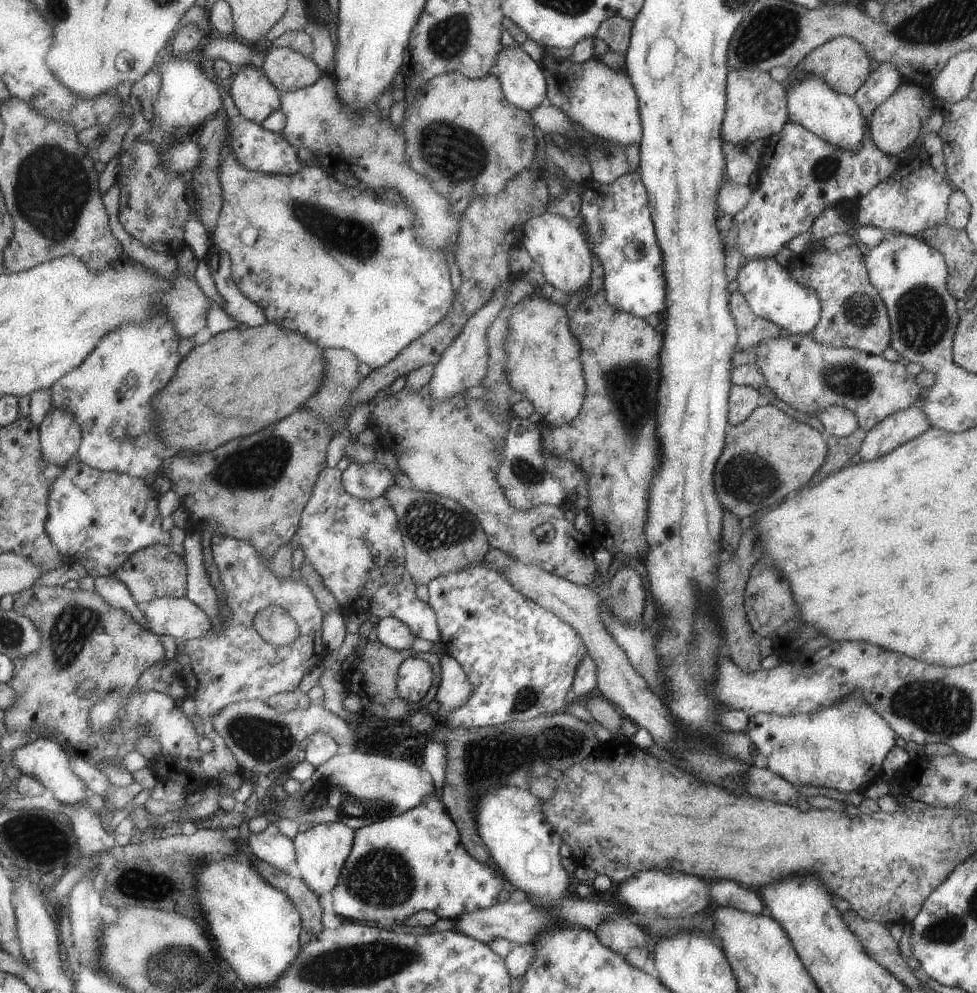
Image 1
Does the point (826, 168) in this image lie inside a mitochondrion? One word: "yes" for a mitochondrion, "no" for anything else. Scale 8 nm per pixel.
yes

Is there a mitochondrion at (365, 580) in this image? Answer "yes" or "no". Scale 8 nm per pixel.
no

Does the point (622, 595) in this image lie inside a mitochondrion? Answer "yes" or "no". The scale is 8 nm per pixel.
yes

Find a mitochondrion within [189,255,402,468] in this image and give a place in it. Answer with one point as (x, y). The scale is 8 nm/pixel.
(338, 381)

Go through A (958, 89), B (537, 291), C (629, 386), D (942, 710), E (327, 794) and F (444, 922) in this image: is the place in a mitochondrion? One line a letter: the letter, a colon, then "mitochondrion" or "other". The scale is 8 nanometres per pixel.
A: other
B: other
C: mitochondrion
D: mitochondrion
E: mitochondrion
F: other

